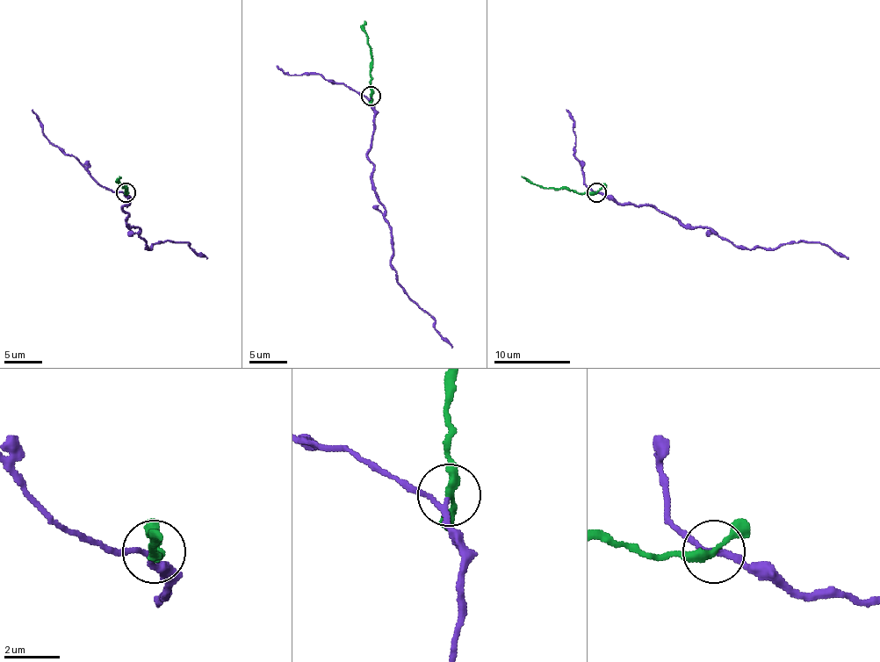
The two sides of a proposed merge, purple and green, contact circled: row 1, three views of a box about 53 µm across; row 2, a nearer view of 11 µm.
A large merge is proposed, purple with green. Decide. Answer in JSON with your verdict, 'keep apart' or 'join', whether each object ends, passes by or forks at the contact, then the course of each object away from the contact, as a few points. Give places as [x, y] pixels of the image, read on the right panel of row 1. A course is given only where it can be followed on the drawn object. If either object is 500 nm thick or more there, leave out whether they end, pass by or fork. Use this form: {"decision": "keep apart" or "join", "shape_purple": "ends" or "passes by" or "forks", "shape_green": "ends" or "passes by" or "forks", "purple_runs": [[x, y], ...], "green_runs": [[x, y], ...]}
{"decision": "join", "shape_purple": "passes by", "shape_green": "passes by", "purple_runs": [[598, 191], [619, 203], [657, 207], [681, 222], [714, 230], [735, 245], [768, 248], [817, 241], [847, 258]], "green_runs": [[596, 191], [577, 193], [564, 188], [546, 188], [528, 182], [522, 176]]}

